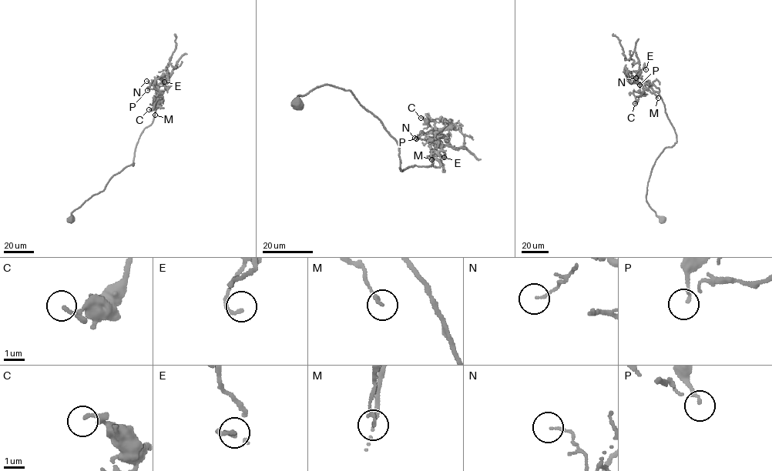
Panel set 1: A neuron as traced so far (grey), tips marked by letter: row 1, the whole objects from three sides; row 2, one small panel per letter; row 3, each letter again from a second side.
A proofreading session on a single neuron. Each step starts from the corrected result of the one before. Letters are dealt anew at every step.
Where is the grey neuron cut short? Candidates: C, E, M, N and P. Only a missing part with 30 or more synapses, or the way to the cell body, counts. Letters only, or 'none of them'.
none of them

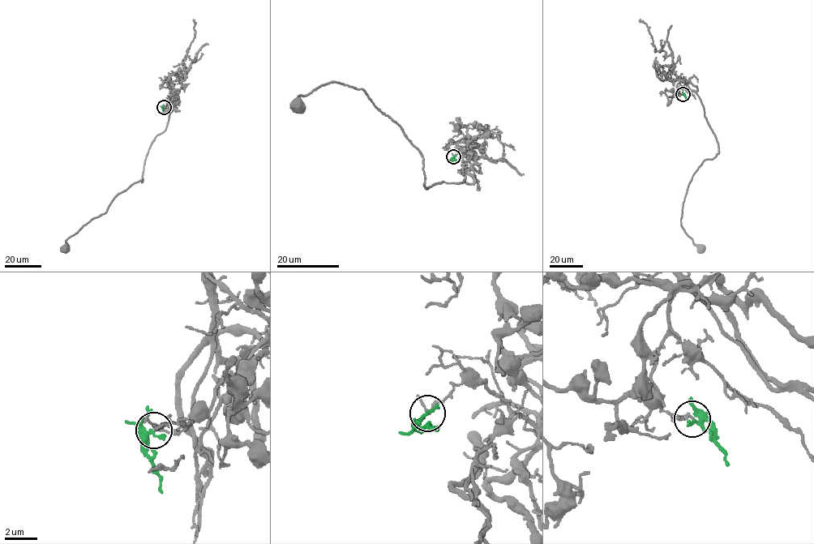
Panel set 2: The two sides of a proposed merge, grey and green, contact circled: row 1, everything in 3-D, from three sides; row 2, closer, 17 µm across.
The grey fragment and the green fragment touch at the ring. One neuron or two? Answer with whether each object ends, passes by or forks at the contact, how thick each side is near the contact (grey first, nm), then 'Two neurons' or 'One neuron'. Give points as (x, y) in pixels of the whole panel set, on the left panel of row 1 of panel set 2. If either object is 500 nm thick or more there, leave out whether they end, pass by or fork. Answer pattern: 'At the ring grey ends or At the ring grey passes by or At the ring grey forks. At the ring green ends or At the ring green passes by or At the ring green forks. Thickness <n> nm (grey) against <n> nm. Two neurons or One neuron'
At the ring grey passes by. At the ring green ends. Thickness 120 nm (grey) against 300 nm. Two neurons

